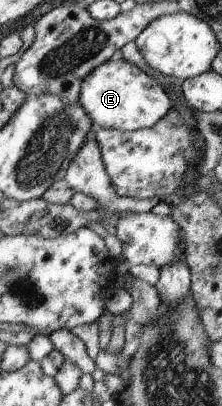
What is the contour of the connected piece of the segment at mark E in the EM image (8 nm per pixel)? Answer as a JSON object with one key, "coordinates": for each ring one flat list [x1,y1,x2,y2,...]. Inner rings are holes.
{"coordinates":[[120,55,94,67,80,83,78,93,78,105,90,118,94,128,130,131,152,127,172,106,163,87,156,82,154,76,146,75]]}

